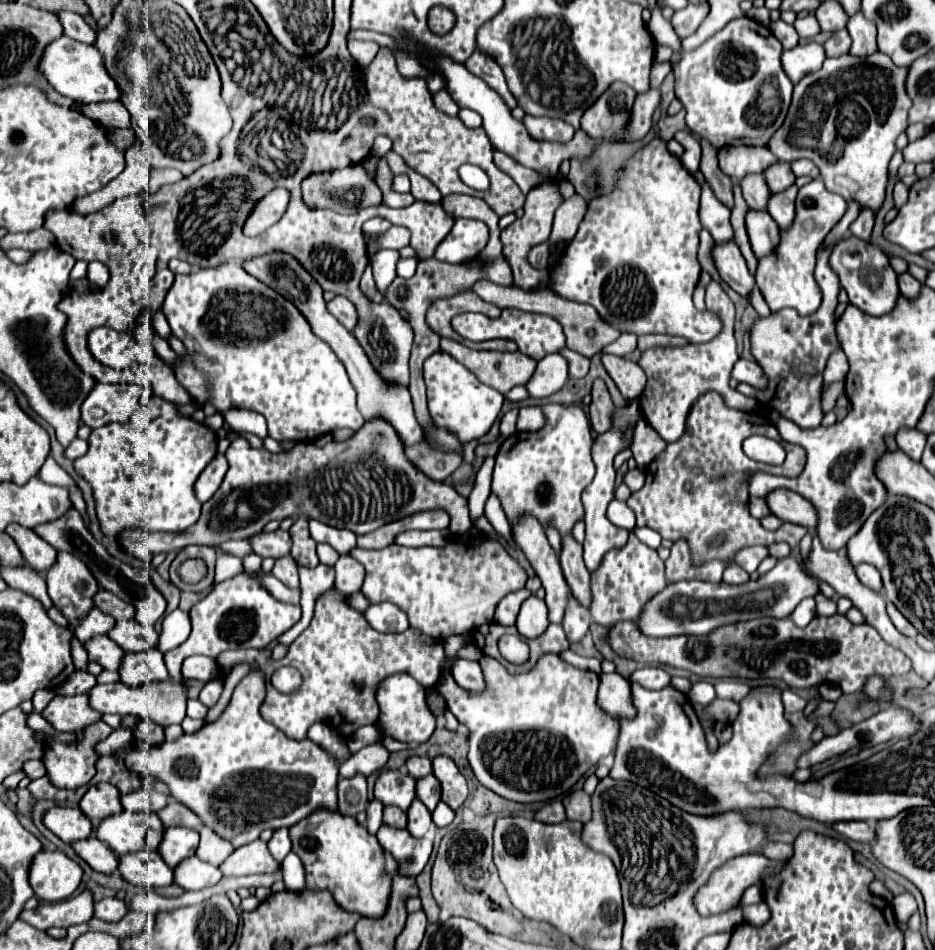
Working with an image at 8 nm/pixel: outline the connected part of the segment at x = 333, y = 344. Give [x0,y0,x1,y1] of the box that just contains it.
[241,251,421,445]

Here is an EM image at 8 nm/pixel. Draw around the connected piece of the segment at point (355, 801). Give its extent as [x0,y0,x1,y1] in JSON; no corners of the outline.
[339,775,367,815]

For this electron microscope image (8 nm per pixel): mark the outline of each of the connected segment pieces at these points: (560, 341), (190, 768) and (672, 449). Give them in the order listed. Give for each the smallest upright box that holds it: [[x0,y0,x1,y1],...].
[[499,309,565,361],[113,671,339,847],[627,391,805,565]]

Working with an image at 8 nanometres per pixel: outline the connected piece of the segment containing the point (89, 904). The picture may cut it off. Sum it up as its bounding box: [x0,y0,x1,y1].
[21,891,93,931]

